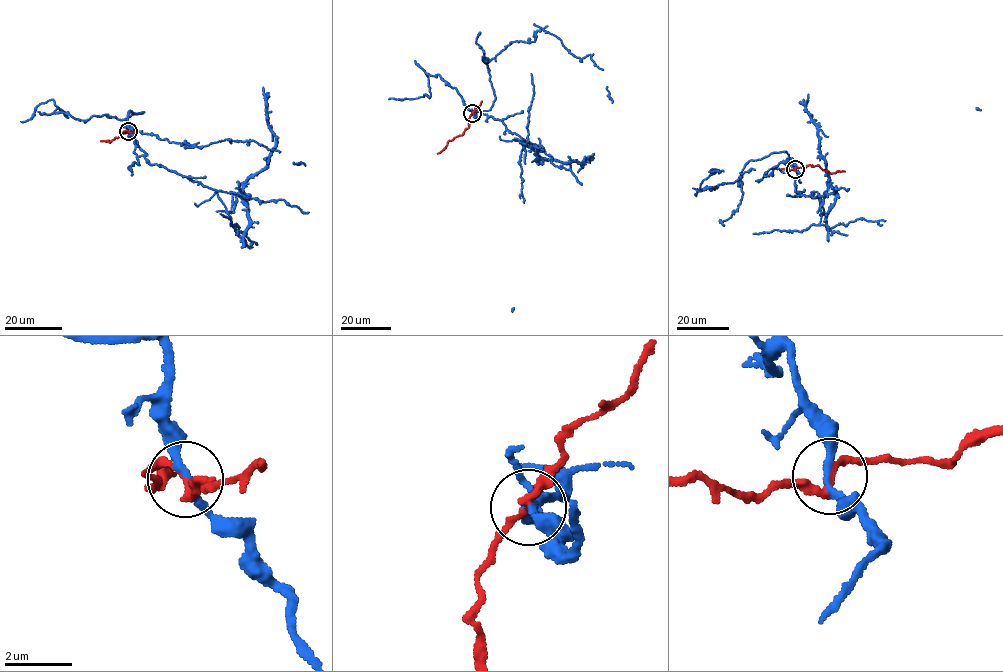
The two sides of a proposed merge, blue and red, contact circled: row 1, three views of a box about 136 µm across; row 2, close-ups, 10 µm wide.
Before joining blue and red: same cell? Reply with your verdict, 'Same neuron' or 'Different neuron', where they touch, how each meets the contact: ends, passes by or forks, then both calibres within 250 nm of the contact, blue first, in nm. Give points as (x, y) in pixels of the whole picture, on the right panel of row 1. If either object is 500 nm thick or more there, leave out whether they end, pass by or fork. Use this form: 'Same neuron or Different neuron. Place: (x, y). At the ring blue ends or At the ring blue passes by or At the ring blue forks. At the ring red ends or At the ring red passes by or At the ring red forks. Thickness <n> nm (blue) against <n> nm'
Different neuron. Place: (795, 169). At the ring blue passes by. At the ring red passes by. Thickness 190 nm (blue) against 200 nm

